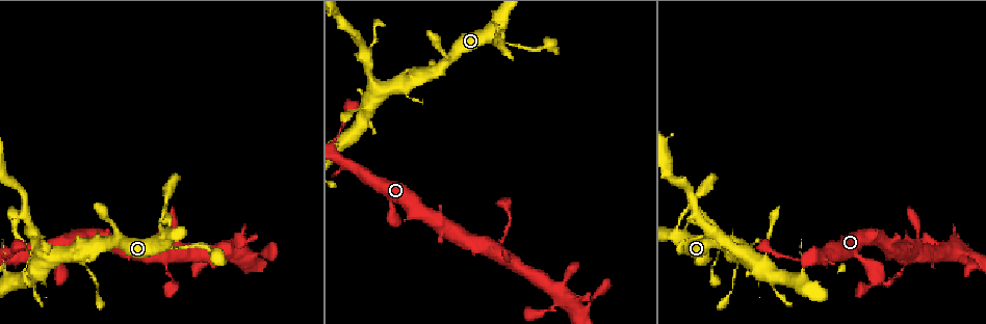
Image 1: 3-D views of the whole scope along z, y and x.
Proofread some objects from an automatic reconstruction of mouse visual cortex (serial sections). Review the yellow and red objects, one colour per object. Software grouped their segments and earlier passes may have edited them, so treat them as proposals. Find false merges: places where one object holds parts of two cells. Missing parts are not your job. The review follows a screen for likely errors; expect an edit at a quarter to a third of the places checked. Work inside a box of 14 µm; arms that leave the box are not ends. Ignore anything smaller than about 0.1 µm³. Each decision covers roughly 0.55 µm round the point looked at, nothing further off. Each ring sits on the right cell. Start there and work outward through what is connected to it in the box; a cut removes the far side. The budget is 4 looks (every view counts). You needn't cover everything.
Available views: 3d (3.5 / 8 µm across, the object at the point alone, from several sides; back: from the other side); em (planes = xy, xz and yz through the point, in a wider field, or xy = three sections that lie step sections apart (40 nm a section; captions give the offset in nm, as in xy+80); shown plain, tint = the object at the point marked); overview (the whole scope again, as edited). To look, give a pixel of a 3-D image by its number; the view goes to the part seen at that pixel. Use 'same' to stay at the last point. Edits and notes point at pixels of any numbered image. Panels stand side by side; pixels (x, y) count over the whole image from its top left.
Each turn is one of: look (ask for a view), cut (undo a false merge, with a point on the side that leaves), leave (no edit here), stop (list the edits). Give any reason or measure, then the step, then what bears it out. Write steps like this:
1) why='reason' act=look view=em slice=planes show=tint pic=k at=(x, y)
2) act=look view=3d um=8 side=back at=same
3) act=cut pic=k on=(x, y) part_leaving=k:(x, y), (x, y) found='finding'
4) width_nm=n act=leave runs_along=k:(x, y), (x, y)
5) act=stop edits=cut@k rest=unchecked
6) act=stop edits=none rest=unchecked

why='sharp bend' act=look view=3d um=8 side=back pic=1 at=(38, 251)

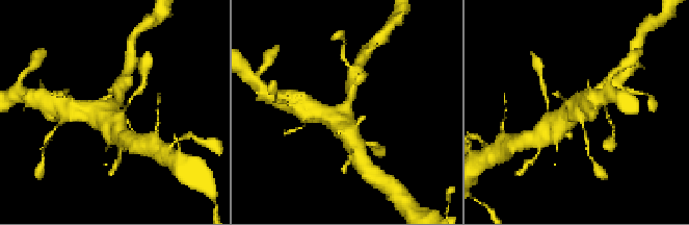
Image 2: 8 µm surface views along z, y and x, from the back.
act=look view=3d um=3.5 pic=2 at=(115, 108)

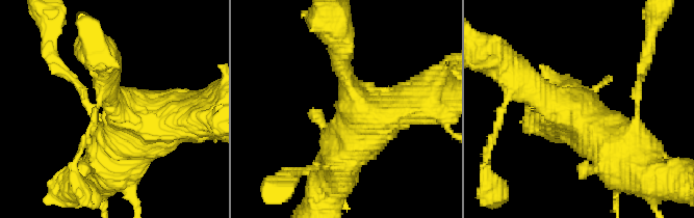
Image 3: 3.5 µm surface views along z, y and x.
act=leave runs_along=3:(433, 102), (368, 115), (340, 161) found='continuous, no second cell'

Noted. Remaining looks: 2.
act=look view=3d um=8 pic=1 at=(165, 256)

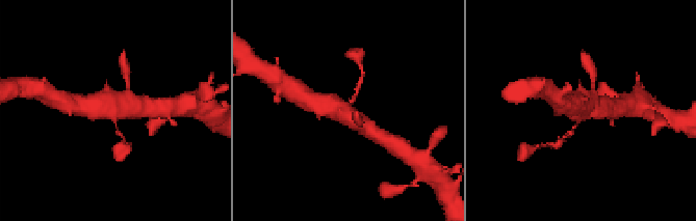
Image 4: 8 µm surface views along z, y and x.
act=look view=3d um=3.5 pic=4 at=(111, 113)

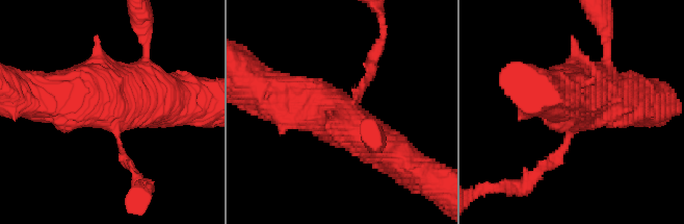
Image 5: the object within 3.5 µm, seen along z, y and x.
act=leave runs_along=5:(263, 93), (331, 112), (388, 149) found='continuous, no second cell'

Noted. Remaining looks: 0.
act=stop edits=none rest=unchecked

